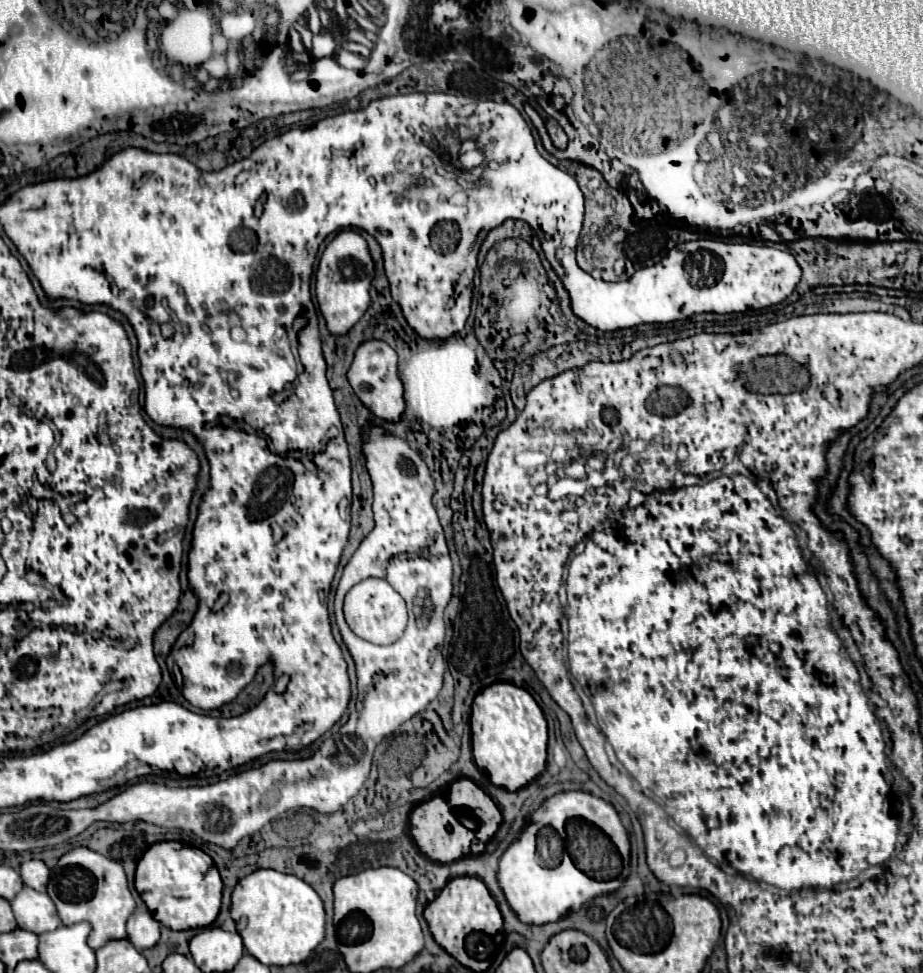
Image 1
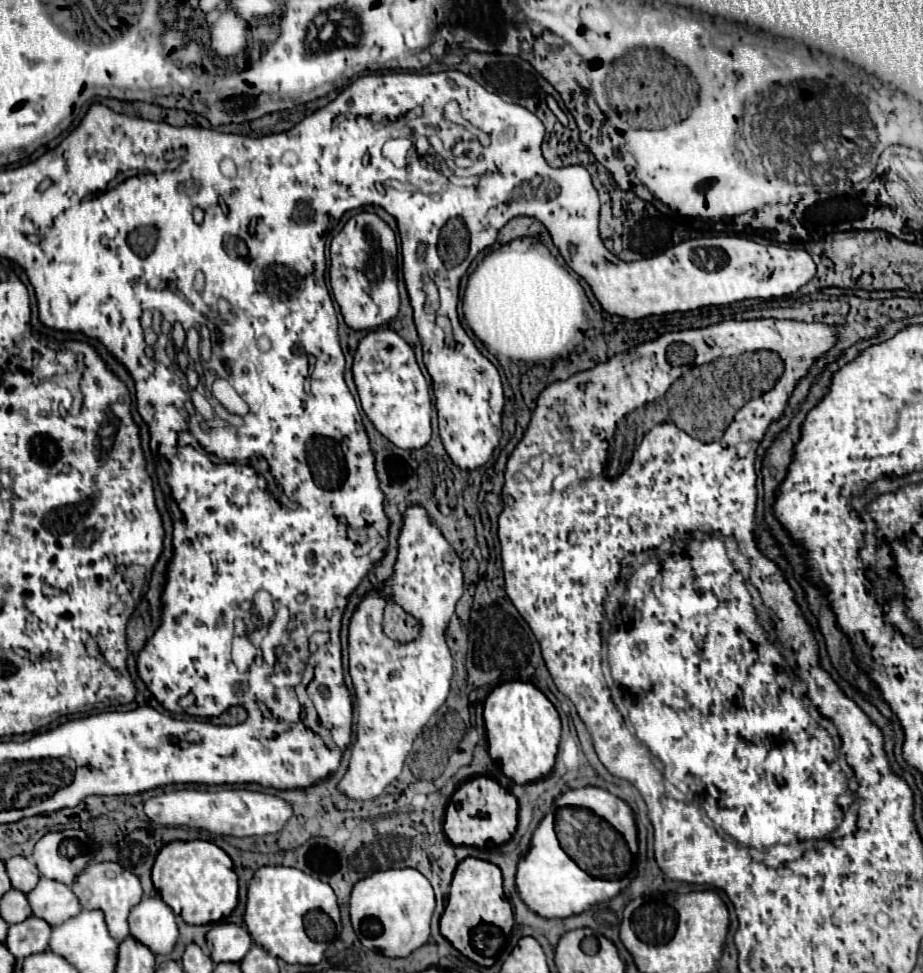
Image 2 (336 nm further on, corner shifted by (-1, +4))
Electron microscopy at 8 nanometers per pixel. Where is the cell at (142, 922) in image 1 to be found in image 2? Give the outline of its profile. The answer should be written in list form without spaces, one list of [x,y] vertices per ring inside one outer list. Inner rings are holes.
[[[156,895],[142,899],[128,917],[130,935],[152,949],[154,955],[172,953],[176,939],[178,939],[178,927],[172,909]]]

